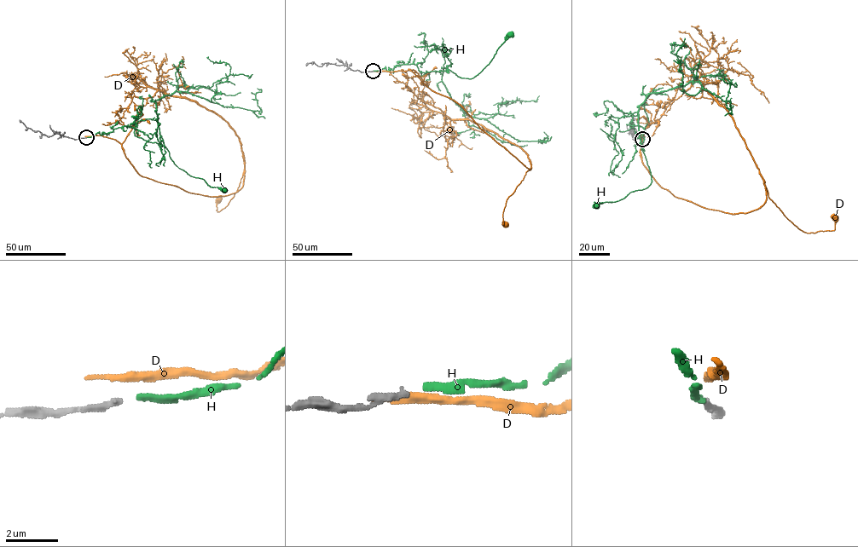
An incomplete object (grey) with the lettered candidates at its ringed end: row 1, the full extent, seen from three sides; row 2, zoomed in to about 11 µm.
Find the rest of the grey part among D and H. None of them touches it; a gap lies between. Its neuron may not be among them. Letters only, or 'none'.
H

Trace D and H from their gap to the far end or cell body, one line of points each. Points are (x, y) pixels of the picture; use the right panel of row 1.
D: (642, 138), (643, 165), (675, 197), (746, 213), (765, 203), (764, 182), (805, 233), (834, 230), (835, 217)
H: (641, 139), (633, 125), (644, 129), (644, 150), (640, 144), (652, 182), (618, 200), (596, 205)

